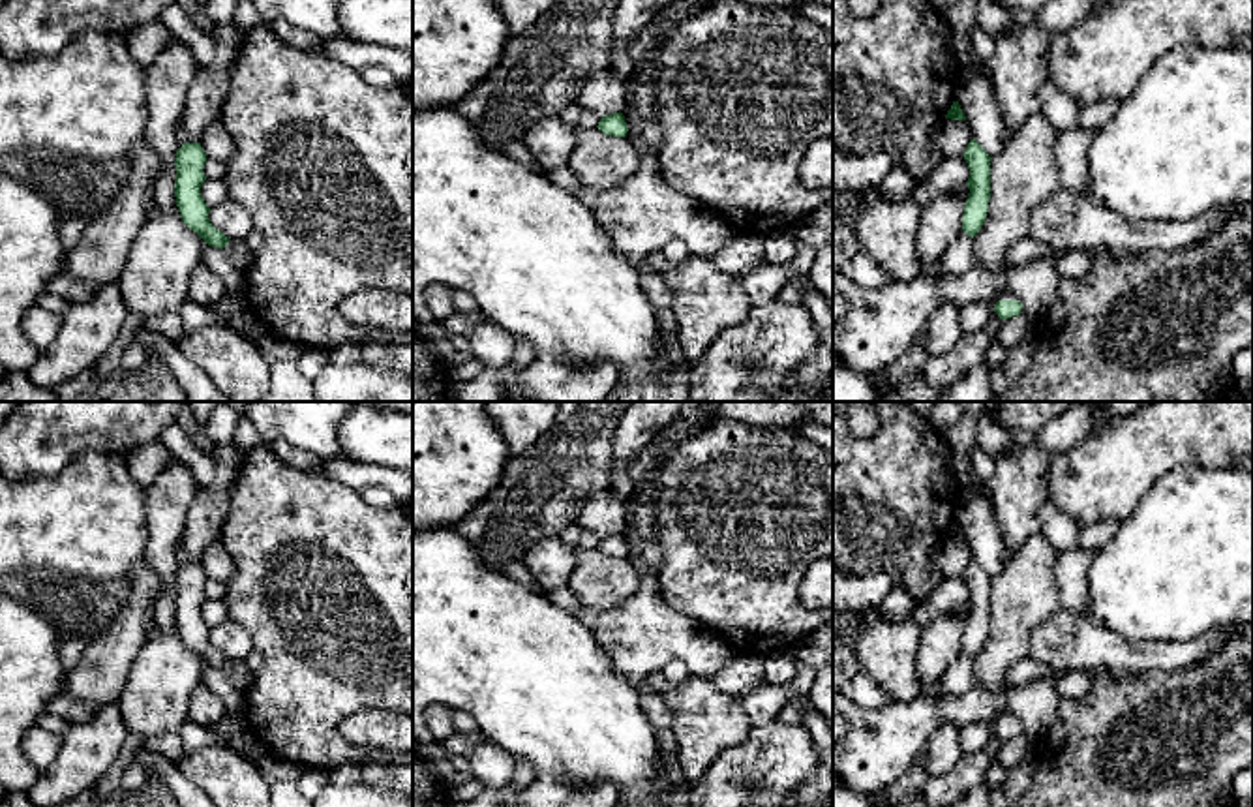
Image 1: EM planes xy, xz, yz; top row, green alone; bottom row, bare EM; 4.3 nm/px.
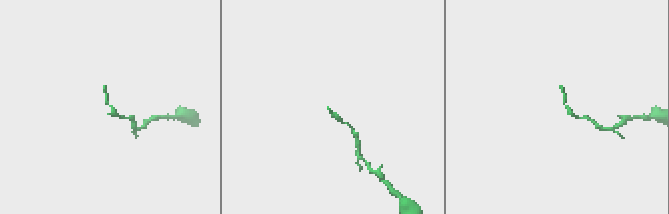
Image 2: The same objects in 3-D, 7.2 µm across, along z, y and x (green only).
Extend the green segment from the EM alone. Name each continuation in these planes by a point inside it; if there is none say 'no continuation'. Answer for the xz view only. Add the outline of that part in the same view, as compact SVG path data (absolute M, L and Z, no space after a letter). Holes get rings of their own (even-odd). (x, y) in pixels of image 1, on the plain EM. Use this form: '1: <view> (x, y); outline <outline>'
no continuation

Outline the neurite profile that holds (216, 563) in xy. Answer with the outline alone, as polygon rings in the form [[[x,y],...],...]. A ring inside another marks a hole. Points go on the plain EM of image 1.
[[[219,541],[212,542],[204,550],[201,567],[206,578],[212,578],[216,582],[227,582],[234,574],[234,561]]]

